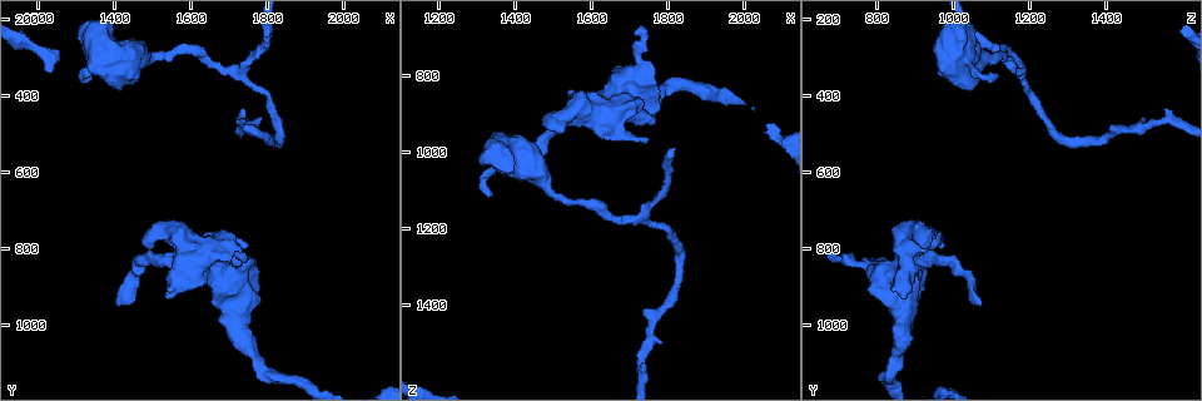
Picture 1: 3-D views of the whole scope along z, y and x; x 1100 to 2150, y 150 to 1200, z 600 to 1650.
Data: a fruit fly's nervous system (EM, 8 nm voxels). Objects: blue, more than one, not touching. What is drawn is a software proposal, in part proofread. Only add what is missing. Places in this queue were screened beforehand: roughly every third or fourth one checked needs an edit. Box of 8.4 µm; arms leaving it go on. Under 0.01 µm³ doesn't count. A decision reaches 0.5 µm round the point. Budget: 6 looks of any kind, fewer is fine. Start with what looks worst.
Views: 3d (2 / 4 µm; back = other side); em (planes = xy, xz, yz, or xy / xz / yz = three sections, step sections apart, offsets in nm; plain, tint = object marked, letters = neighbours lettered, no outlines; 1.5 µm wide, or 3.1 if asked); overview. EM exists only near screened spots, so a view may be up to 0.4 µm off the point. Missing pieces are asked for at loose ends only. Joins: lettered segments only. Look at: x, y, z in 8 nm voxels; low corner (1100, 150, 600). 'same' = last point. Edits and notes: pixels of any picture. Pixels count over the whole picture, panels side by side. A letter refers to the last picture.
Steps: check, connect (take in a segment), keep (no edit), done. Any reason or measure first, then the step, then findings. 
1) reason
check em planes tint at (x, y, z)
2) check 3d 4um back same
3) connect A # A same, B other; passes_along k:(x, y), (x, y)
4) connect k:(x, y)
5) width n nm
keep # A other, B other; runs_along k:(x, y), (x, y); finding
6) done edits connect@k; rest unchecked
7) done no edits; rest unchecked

free end
check em xz step 4 tint at (1405, 945, 1075)

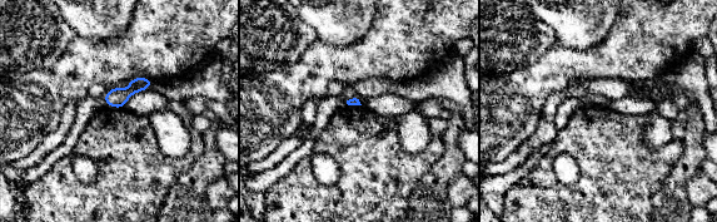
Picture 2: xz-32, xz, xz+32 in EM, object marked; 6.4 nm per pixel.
check em planes letters same

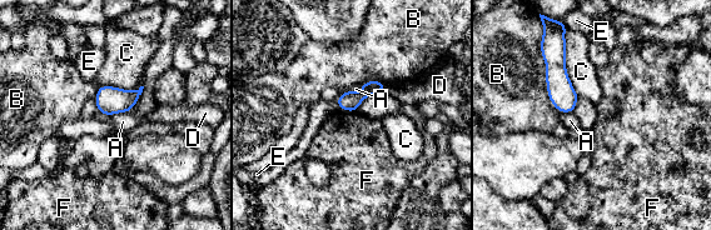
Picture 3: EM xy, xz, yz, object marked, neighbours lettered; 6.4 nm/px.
width 120 nm
keep # A other, B other, C other, D other, E other, F other; border 3:(338, 106), (346, 110), (357, 110); no lettered segment goes on from it

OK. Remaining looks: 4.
branch stops here
check 3d 4um at (1720, 810, 685)

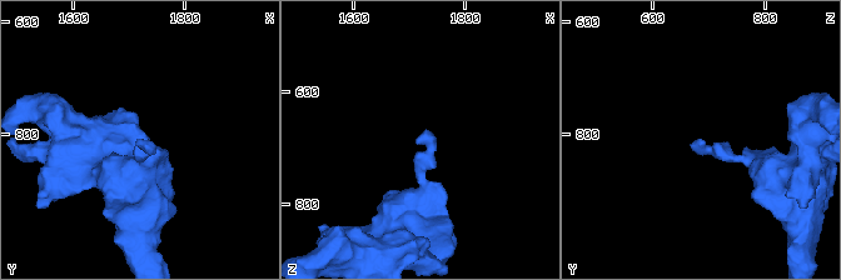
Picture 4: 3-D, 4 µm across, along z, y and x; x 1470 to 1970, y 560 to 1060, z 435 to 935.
check em yz step 8 letters at (1720, 805, 680)

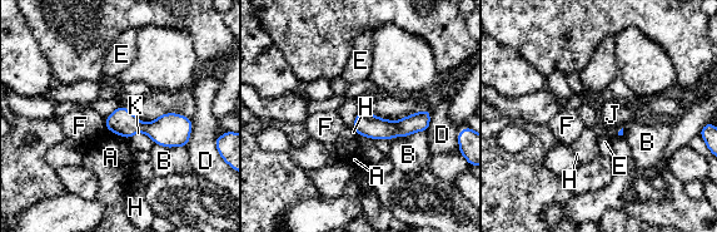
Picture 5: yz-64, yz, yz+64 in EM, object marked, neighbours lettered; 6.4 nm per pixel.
check em planes letters same

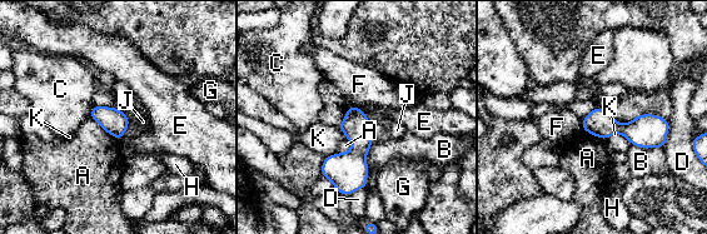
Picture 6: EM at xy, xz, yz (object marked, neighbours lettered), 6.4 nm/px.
keep # A other, B other, C other, D other, E other, F other, G other, H other, J other, K other; border 6:(95, 105), (89, 116); no lettered segment goes on from it

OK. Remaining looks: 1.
done no edits; rest unchecked

